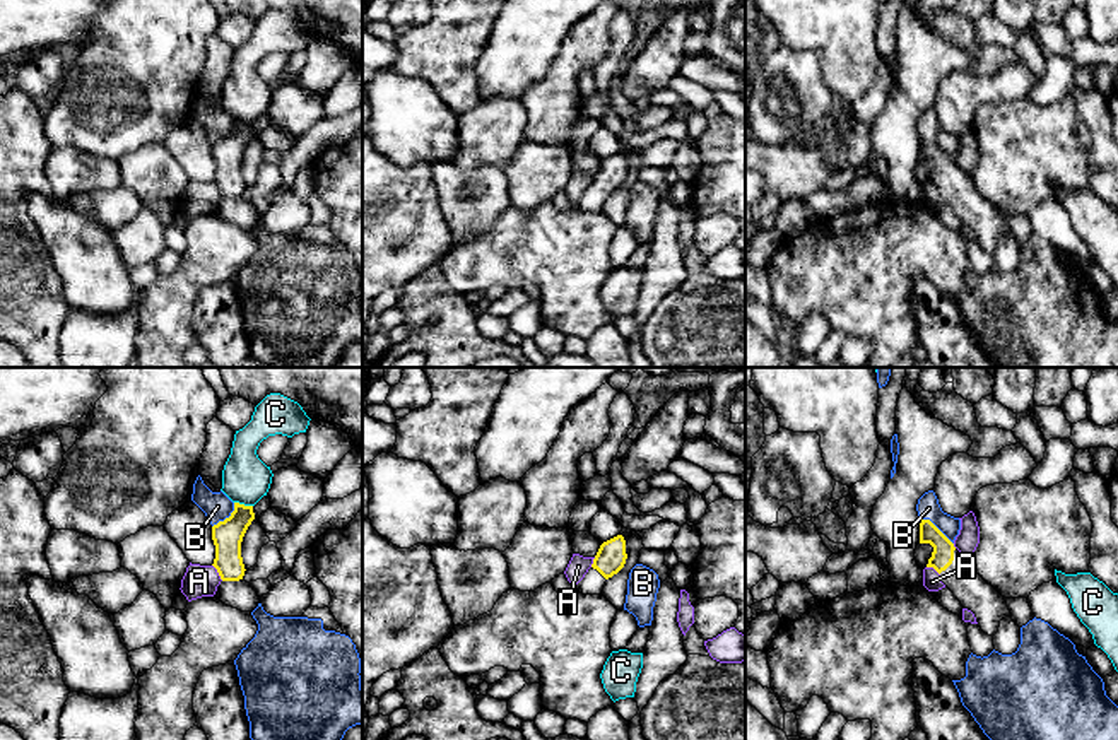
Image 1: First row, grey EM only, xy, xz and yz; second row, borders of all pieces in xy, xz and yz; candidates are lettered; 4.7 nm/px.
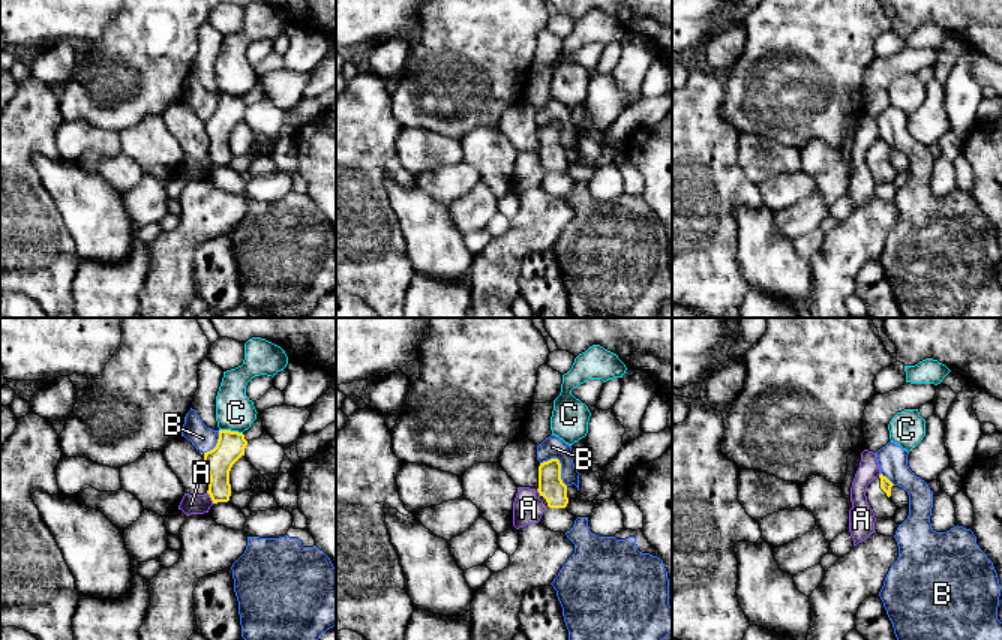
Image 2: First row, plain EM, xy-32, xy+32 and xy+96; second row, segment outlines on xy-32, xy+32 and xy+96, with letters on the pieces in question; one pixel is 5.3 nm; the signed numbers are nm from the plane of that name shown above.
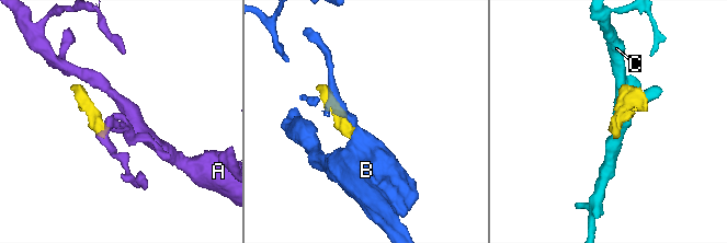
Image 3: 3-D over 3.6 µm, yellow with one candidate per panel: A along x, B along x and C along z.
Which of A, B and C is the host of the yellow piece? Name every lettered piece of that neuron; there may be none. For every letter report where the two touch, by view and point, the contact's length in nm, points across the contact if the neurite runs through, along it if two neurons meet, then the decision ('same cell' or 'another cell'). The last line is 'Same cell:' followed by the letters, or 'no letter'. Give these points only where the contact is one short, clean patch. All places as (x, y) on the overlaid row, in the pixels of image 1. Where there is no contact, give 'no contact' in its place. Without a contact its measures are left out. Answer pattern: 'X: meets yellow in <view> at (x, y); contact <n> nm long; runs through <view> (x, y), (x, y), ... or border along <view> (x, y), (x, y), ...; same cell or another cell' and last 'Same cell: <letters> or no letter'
A: meets yellow in xy at (217, 571); contact 90 nm long; border along xy (212, 564), (223, 580); another cell
B: meets yellow in yz at (937, 528); contact 200 nm long; border along yz (922, 518), (927, 518), (953, 544); another cell
C: meets yellow in xy at (243, 505); contact 90 nm long; another cell
Same cell: no letter

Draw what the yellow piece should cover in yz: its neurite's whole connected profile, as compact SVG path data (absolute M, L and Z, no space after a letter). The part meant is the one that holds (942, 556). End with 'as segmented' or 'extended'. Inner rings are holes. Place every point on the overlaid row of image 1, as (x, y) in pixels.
M930 520L920 523L920 543L933 547L927 567L933 567L961 605L974 614L981 631L995 636L1000 620L1010 617L1003 596L978 574L971 557L961 554Z; extended

